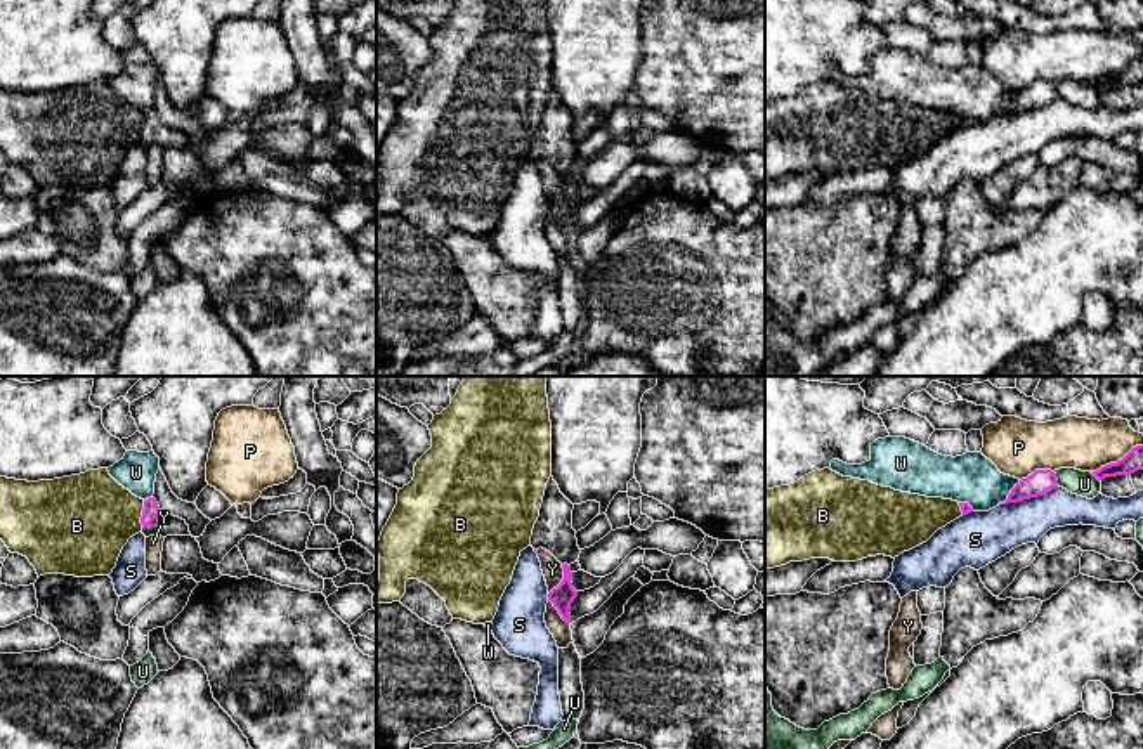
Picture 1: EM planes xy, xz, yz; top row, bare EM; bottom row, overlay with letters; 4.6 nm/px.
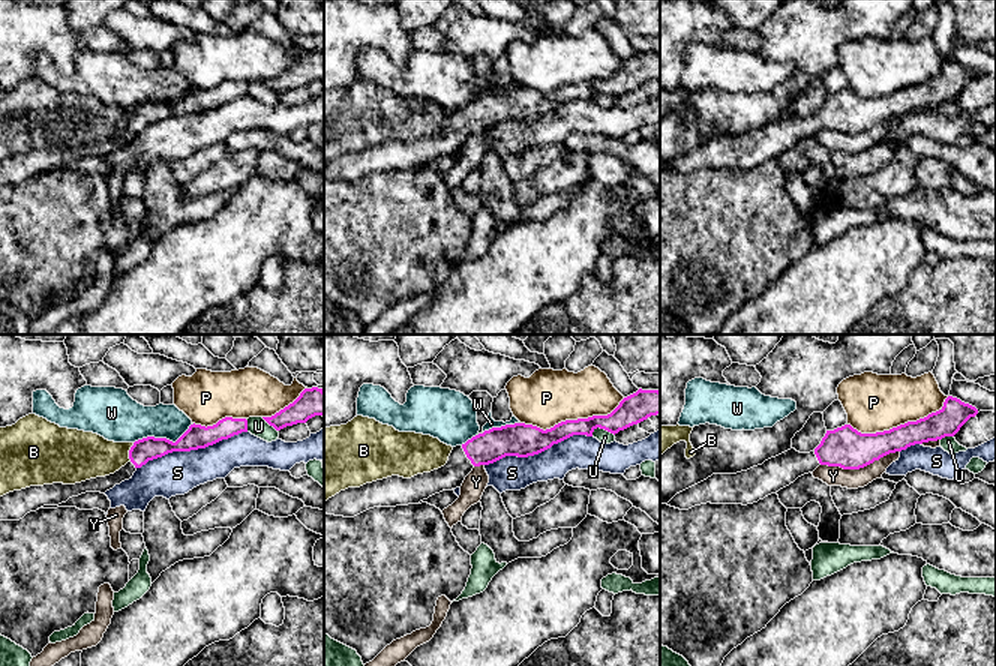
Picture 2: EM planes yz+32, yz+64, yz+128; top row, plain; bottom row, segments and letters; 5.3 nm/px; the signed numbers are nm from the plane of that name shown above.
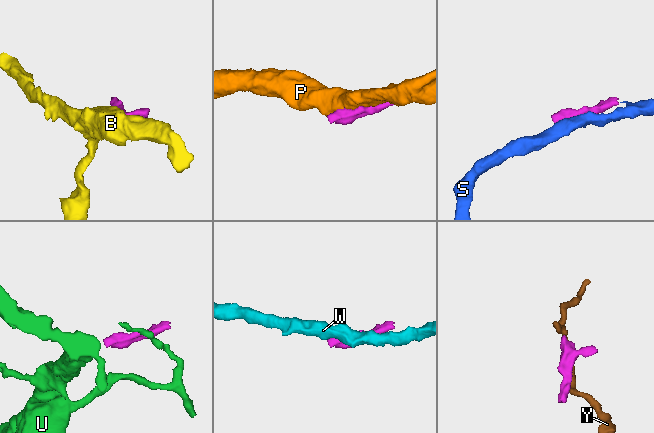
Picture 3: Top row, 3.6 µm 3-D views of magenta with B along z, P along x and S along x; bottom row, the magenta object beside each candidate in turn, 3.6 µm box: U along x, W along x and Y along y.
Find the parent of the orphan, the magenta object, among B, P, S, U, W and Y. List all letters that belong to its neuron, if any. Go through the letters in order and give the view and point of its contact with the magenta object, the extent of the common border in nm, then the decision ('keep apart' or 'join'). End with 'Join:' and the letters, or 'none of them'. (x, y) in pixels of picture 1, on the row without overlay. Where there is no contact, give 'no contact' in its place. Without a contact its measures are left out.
B: xy (143, 127) | 130 nm | keep apart
P: yz (1119, 71) | 260 nm | keep apart
S: yz (1029, 110) | 300 nm | keep apart
U: yz (1057, 91) | 70 nm | keep apart
W: yz (1008, 106) | 160 nm | keep apart
Y: xz (562, 191) | 150 nm | keep apart
Join: none of them

